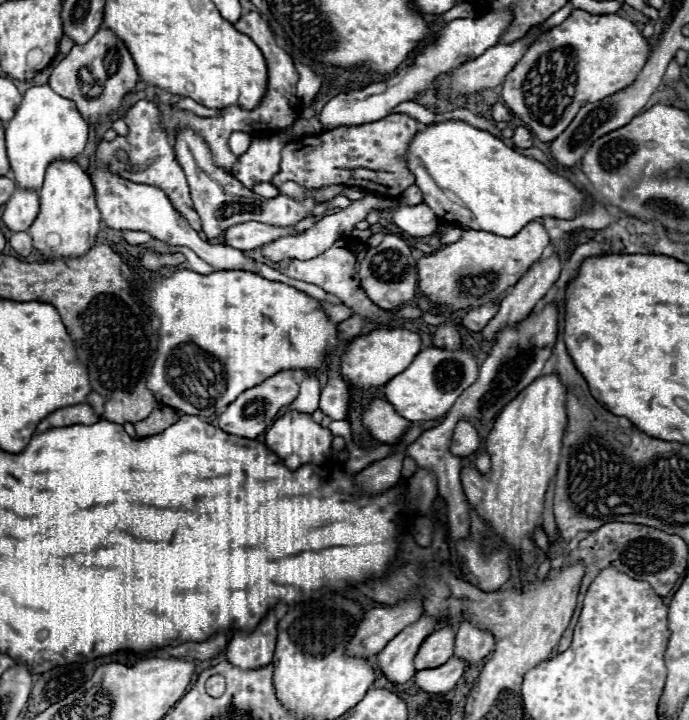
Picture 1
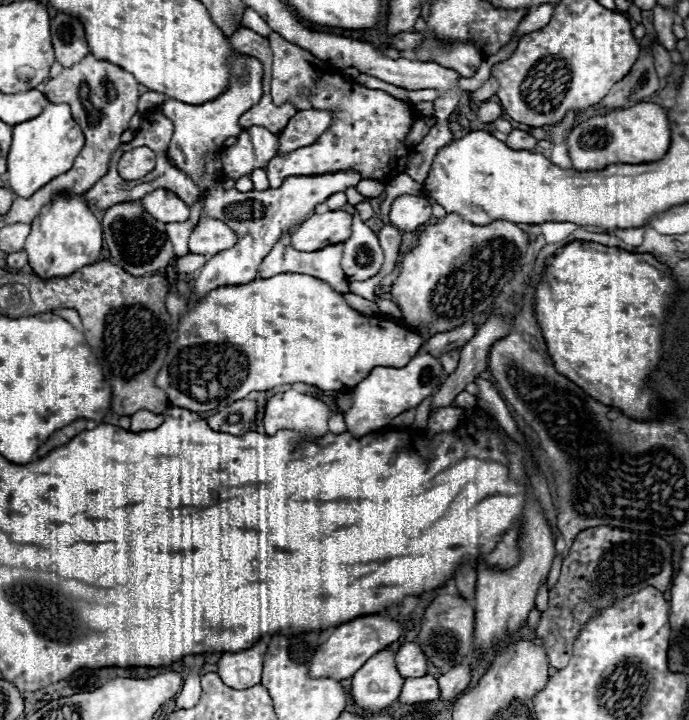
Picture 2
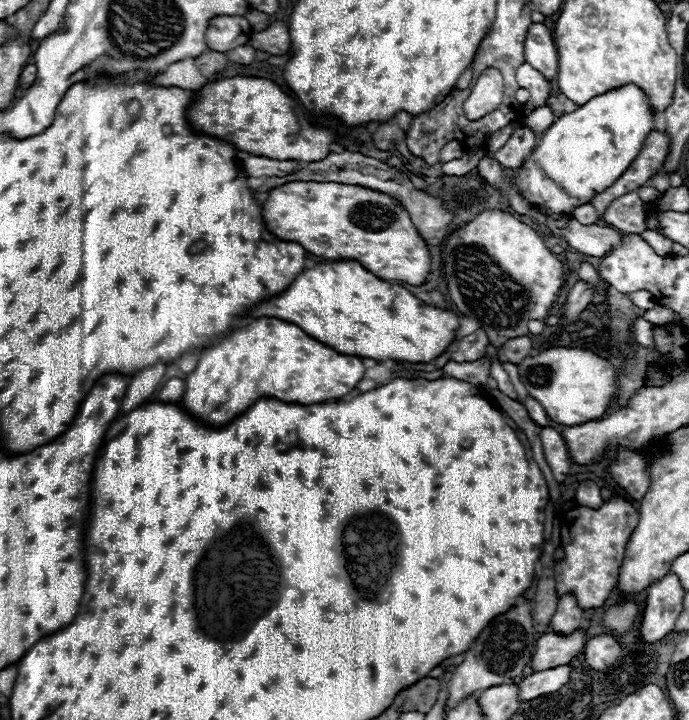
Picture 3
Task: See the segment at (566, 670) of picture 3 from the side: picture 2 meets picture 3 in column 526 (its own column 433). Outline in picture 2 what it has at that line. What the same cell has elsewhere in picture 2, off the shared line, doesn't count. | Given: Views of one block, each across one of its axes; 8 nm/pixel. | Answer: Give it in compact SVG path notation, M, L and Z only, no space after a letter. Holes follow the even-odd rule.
M430 674L420 678L406 678L400 702L404 704L416 704L422 700L438 700L440 698L440 686L438 680Z

